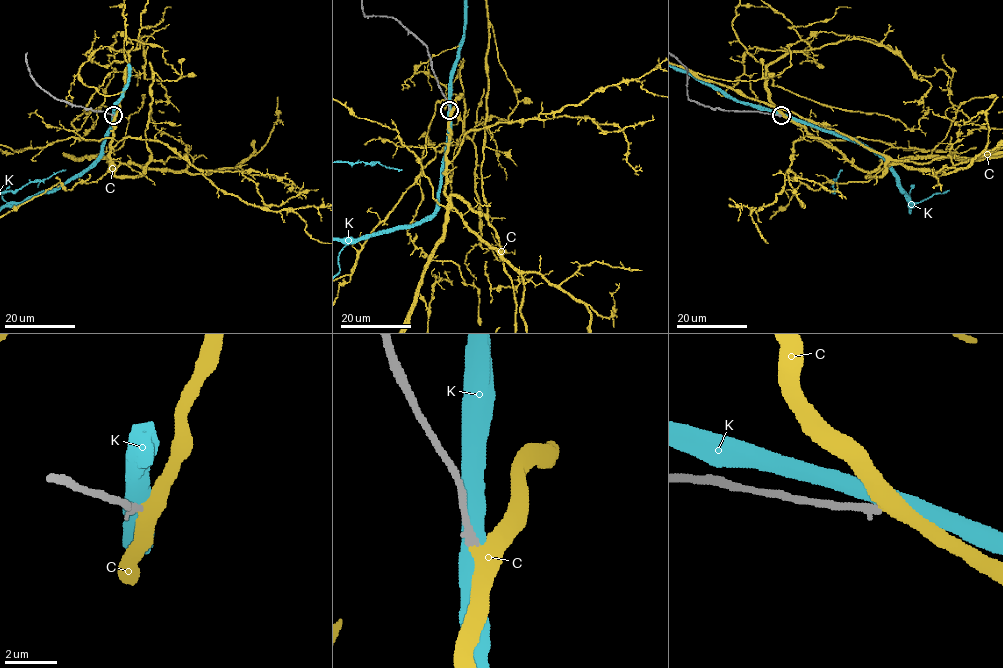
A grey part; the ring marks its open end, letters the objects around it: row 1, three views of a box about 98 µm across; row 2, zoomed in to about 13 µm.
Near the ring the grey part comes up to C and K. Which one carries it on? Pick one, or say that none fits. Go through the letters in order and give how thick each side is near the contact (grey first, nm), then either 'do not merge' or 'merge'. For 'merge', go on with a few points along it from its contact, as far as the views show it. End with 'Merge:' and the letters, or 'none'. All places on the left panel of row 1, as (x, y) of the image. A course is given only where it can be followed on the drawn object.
C: 280/500 nm | merge
K: 320/550 nm | do not merge
Merge: C

